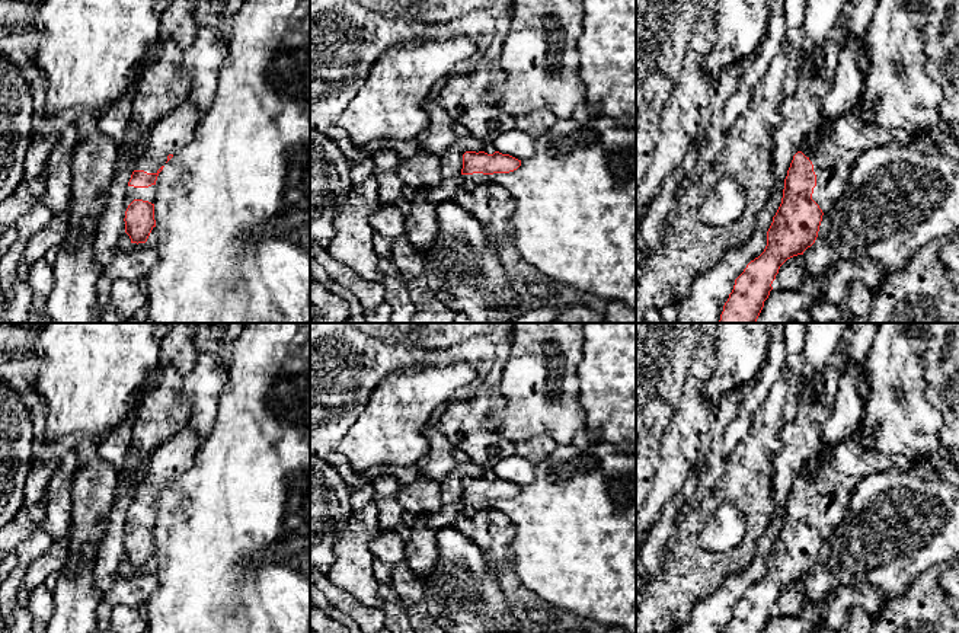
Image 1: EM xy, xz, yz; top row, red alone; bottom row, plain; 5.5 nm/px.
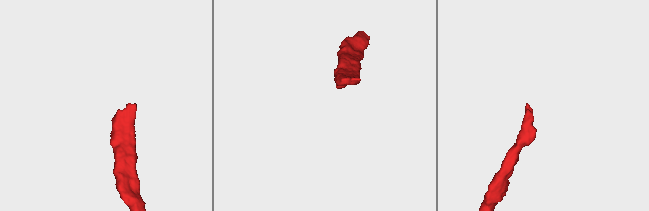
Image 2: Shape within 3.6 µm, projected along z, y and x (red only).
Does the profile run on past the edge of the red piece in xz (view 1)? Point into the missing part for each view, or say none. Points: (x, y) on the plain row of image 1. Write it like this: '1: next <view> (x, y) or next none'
1: next xz (479, 521)

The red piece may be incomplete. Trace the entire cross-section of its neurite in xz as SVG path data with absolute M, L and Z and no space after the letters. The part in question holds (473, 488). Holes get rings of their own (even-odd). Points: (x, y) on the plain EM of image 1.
M466 477L463 480L463 509L454 527L473 540L486 554L492 570L504 563L511 565L512 524L490 506L493 499L509 499L521 492L521 486L495 477Z

